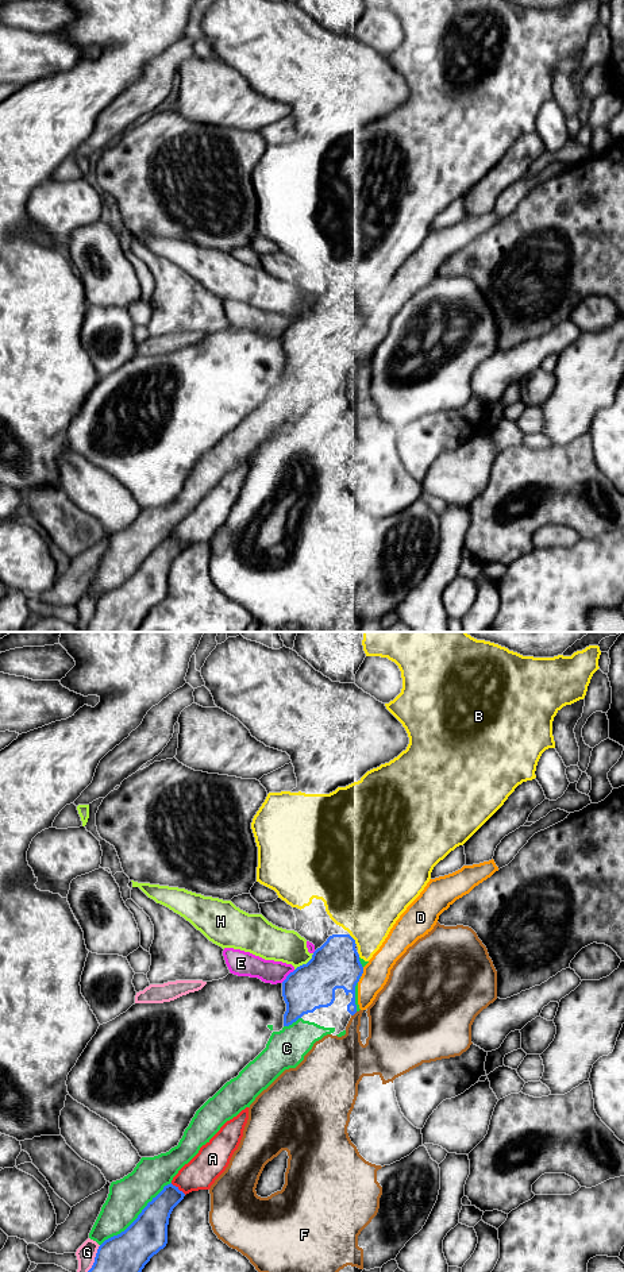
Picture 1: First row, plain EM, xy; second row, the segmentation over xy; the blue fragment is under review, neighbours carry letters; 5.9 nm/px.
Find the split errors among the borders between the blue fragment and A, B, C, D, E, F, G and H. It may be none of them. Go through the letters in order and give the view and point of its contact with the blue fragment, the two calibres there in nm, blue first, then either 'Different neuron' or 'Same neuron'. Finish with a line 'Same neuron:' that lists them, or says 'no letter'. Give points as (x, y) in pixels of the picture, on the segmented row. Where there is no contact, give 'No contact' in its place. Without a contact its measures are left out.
A: Touches blue at xy (177, 1188). Thickness 180 nm (blue) against 190 nm. Different neuron
B: Touches blue at xy (354, 940). Thickness 280 nm (blue) against 440 nm. Same neuron
C: Touches blue at xy (138, 1217). Thickness 240 nm (blue) against 220 nm. Different neuron
D: Touches blue at xy (362, 972). Thickness 280 nm (blue) against 160 nm. Different neuron
E: Touches blue at xy (288, 975). Thickness 280 nm (blue) against 140 nm. Different neuron
F: Touches blue at xy (354, 1013). Thickness 190 nm (blue) against 340 nm. Different neuron
G: Touches blue at xy (95, 1259). Thickness 240 nm (blue) against 110 nm. Different neuron
H: Touches blue at xy (304, 964). Thickness 280 nm (blue) against 200 nm. Different neuron
Same neuron: B

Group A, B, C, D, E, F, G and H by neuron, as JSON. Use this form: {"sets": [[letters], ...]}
{"sets": [["A"], ["B"], ["C", "D"], ["E"], ["F"], ["G"], ["H"]]}

